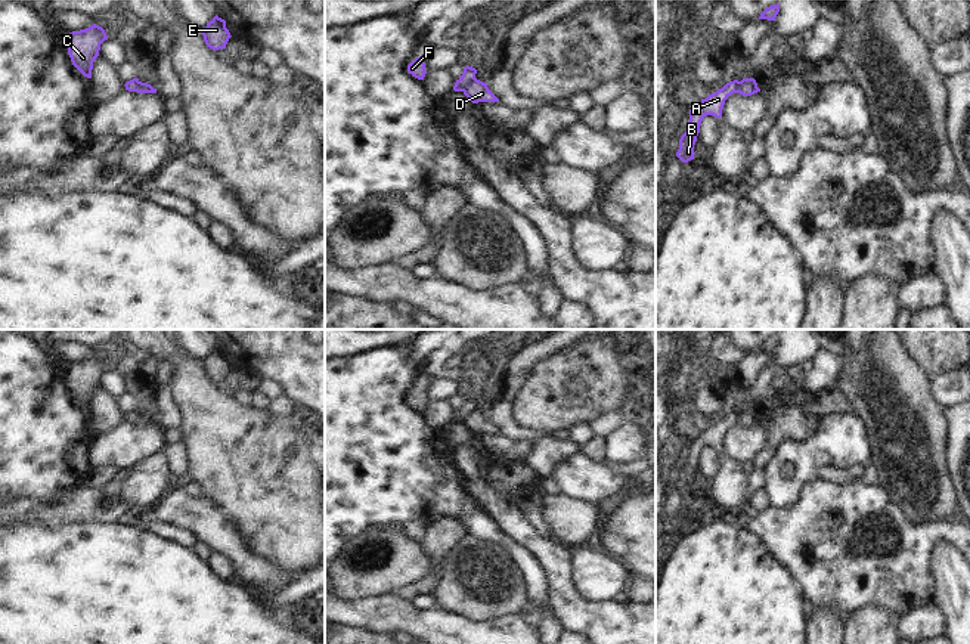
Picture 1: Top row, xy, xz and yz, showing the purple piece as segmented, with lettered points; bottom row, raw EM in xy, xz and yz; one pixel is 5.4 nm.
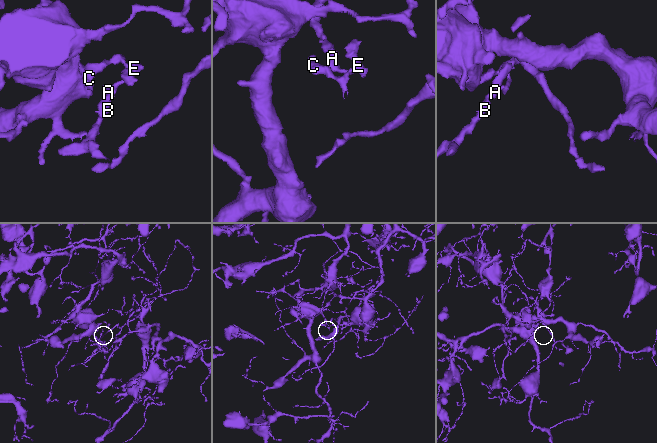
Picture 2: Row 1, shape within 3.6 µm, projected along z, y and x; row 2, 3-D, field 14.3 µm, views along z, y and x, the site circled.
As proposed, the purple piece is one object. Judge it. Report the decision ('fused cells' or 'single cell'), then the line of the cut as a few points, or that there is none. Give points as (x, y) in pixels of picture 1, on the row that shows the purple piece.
fused cells | xz (474, 77), (461, 90)

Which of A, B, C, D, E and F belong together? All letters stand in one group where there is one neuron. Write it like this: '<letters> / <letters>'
A B / C D E F

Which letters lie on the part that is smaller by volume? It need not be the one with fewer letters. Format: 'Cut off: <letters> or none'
Cut off: C, D, E, F

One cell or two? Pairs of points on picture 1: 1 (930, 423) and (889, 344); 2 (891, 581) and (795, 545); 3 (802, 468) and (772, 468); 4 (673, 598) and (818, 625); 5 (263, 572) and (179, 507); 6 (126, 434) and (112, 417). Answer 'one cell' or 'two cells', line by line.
1: one cell
2: one cell
3: one cell
4: two cells
5: one cell
6: two cells

